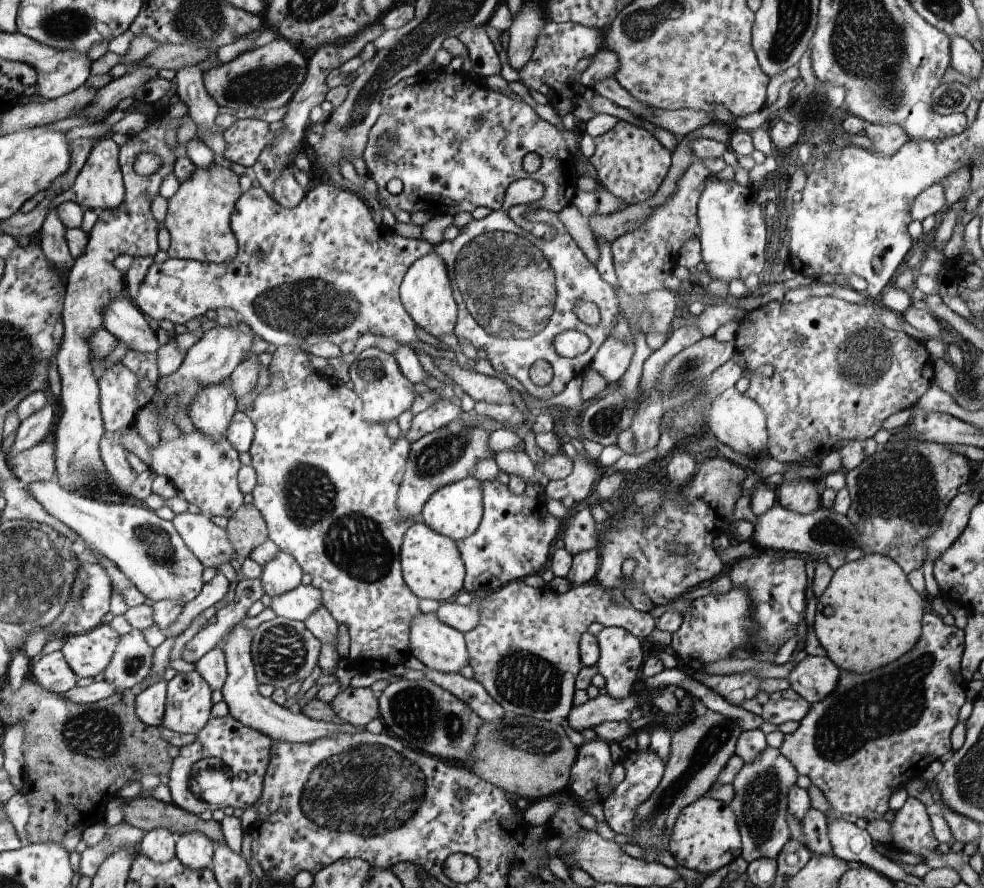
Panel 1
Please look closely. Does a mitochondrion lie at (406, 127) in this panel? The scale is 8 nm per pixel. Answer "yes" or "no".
yes

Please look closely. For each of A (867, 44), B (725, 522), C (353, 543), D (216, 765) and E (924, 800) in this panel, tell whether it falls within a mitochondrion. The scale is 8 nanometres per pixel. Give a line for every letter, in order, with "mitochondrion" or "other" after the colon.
A: mitochondrion
B: other
C: mitochondrion
D: mitochondrion
E: other

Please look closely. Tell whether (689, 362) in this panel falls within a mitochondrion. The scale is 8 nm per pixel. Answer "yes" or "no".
yes

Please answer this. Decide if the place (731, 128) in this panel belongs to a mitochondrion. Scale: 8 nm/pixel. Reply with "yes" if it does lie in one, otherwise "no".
no

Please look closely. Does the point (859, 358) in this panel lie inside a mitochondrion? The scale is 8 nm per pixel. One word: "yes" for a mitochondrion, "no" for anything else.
yes

